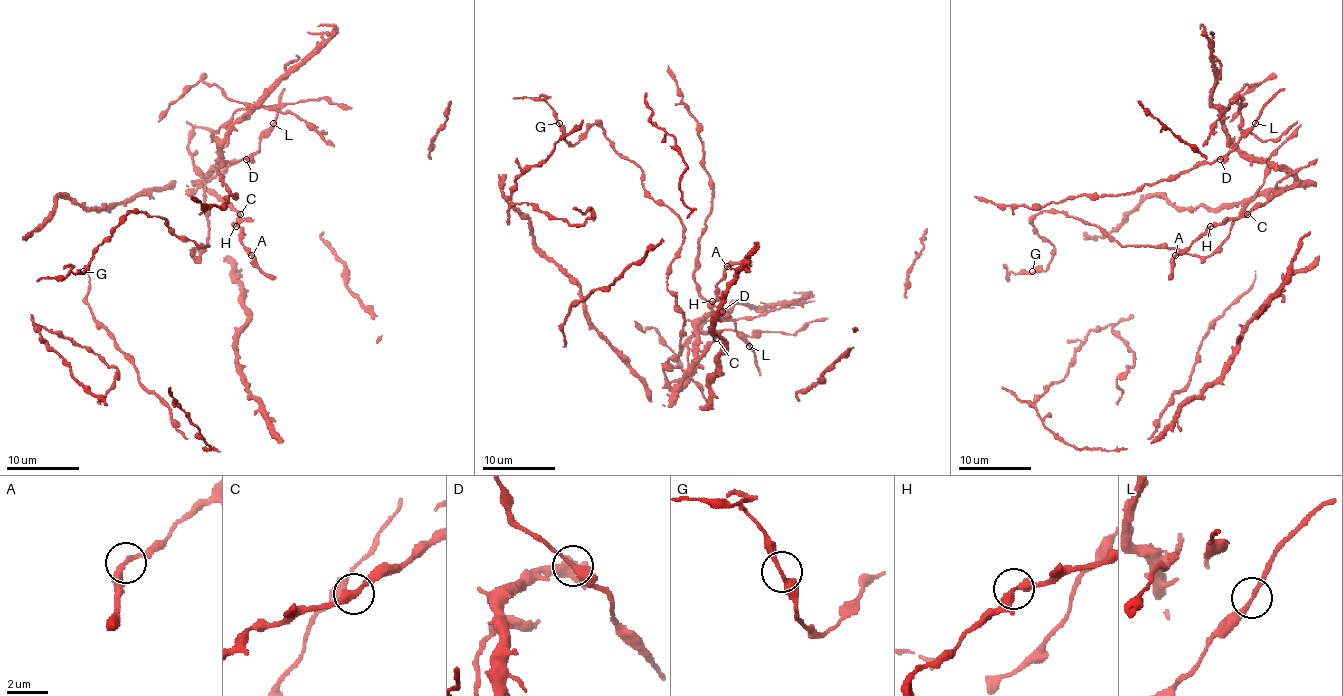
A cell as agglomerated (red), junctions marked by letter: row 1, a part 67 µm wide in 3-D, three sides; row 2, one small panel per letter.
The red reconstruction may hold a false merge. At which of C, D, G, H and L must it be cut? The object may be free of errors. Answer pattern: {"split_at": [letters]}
{"split_at": []}

